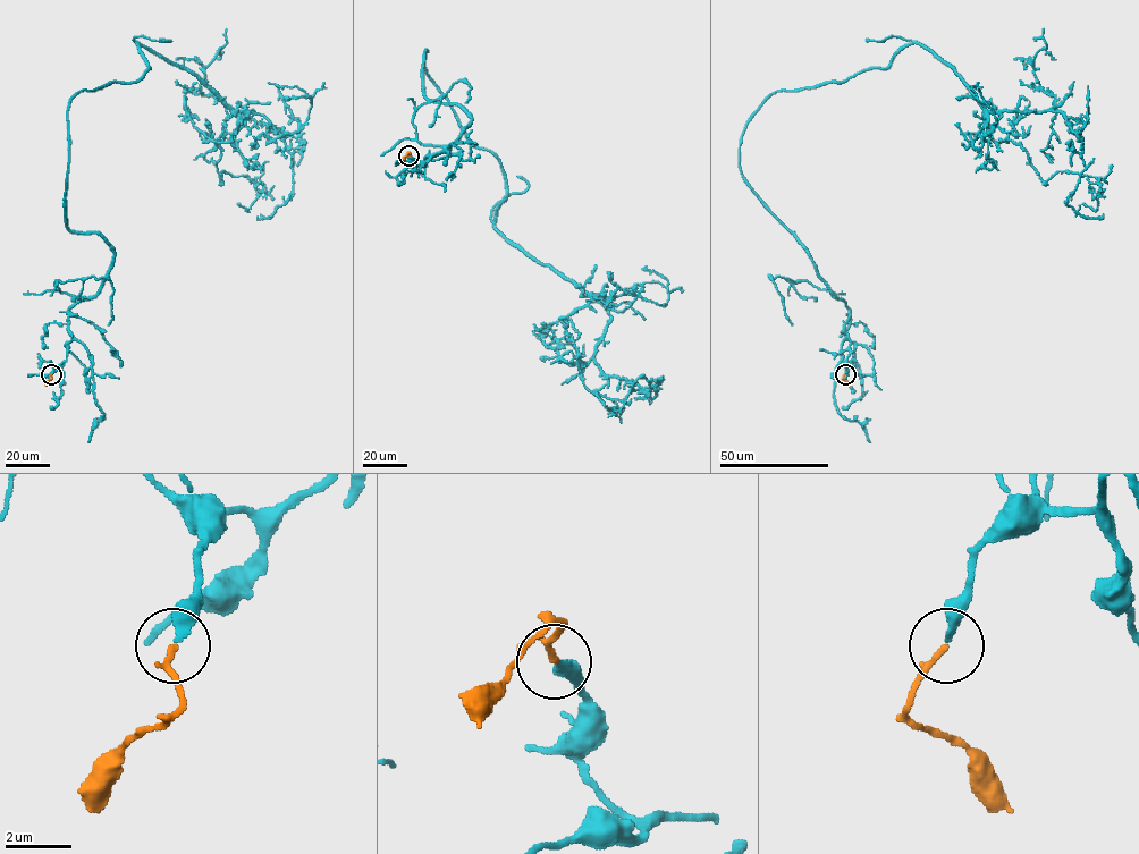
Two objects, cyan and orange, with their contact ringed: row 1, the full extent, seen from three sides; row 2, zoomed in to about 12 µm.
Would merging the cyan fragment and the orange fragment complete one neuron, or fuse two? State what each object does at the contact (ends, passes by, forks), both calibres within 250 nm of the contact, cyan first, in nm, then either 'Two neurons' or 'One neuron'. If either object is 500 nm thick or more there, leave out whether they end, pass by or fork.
At the ring cyan ends. At the ring orange ends. Thickness 340 nm (cyan) against 180 nm. One neuron

